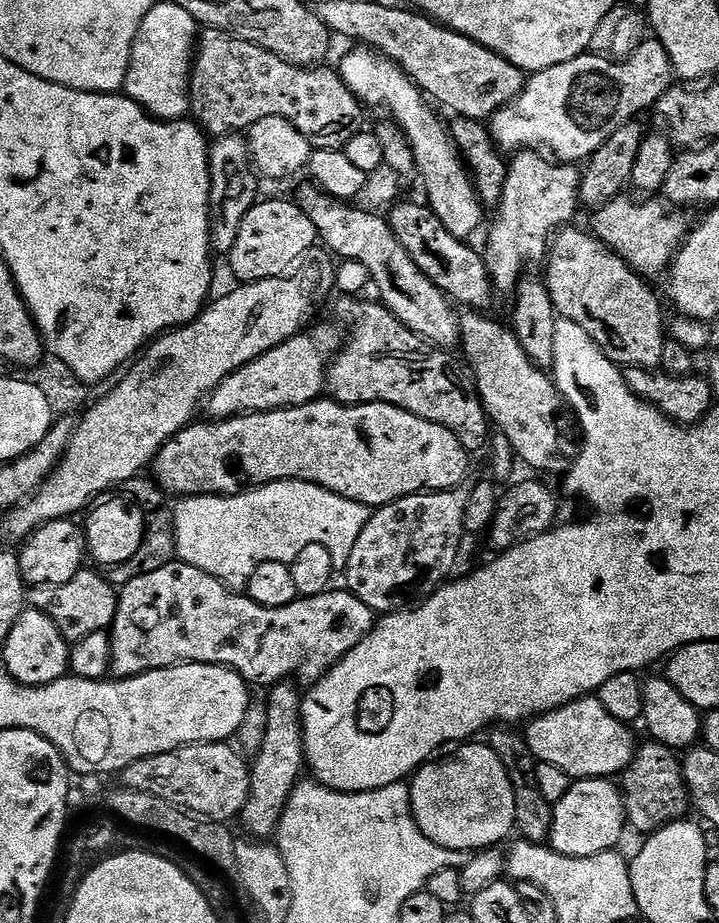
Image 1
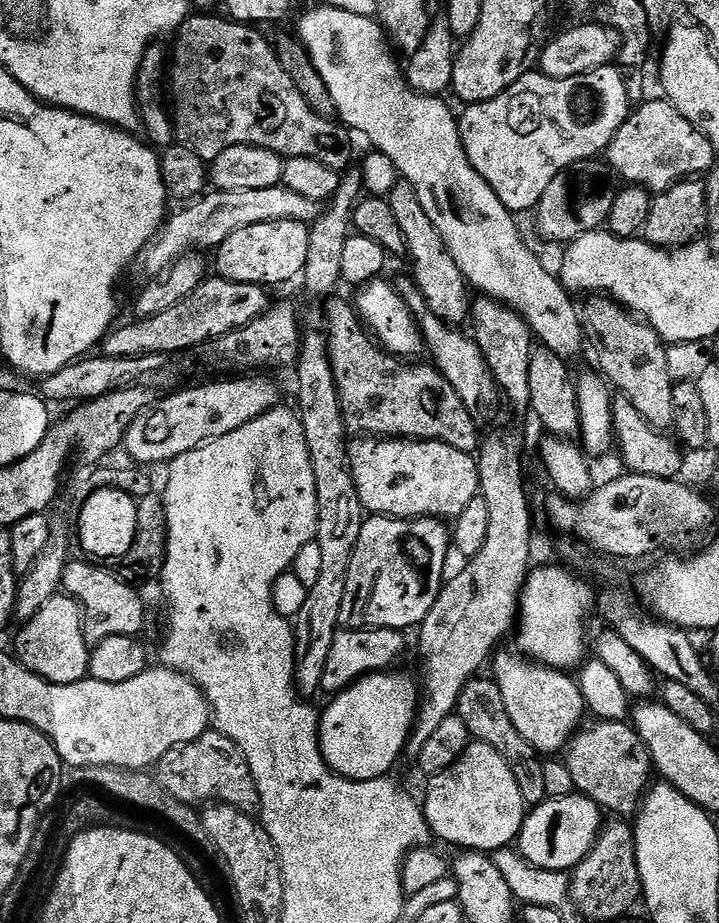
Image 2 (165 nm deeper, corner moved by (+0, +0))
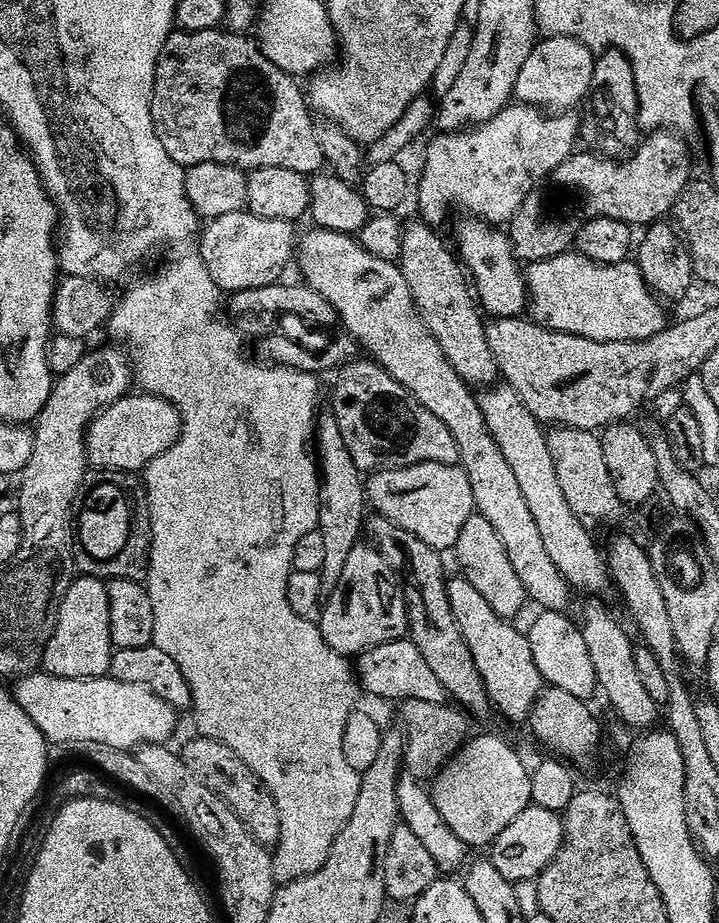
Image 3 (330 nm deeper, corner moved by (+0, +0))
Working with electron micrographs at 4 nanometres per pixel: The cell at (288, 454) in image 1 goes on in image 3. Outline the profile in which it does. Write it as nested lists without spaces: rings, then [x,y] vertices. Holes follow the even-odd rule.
[[[419,464],[409,468],[395,468],[385,472],[377,472],[367,481],[366,500],[369,505],[377,508],[379,515],[394,526],[414,534],[426,546],[436,549],[444,554],[446,550],[455,549],[458,534],[462,534],[462,526],[466,526],[468,519],[476,512],[474,490],[470,490],[470,478],[463,467],[451,468],[445,464]]]

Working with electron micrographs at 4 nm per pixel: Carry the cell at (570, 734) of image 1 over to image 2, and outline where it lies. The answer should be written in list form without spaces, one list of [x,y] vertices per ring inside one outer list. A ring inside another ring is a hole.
[[[497,651],[490,664],[490,668],[500,672],[495,673],[494,679],[502,690],[502,702],[506,702],[510,722],[514,722],[518,734],[522,734],[522,738],[526,738],[526,742],[530,742],[537,753],[563,753],[585,723],[586,705],[579,683],[573,677],[571,680],[567,671],[546,668],[543,664],[530,662],[519,651],[511,651]]]

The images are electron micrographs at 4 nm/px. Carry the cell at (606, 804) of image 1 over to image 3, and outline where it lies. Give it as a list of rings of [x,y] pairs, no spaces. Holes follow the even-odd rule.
[[[529,806],[502,830],[495,844],[490,848],[490,859],[494,866],[498,866],[498,874],[502,878],[518,885],[524,881],[535,881],[551,866],[554,858],[564,845],[564,822],[557,813]],[[492,852],[492,853],[491,853]]]

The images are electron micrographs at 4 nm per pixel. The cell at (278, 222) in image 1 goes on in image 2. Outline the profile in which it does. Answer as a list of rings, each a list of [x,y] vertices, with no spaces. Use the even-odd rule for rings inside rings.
[[[293,220],[262,222],[258,226],[246,226],[246,230],[234,230],[234,234],[215,249],[214,268],[220,278],[230,282],[261,286],[284,284],[303,273],[309,250],[309,225]]]

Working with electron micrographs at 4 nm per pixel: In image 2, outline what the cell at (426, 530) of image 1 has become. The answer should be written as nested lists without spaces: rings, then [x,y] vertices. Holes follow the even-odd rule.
[[[369,515],[362,526],[362,534],[358,534],[358,546],[354,546],[354,554],[350,558],[350,570],[346,574],[346,594],[342,597],[342,610],[340,611],[340,628],[344,630],[351,630],[353,628],[415,629],[424,621],[426,614],[430,614],[434,602],[440,596],[440,589],[446,583],[446,571],[444,572],[444,567],[448,564],[448,551],[451,553],[453,548],[452,533],[449,525],[443,519],[421,518],[419,520],[400,520],[396,516]]]

